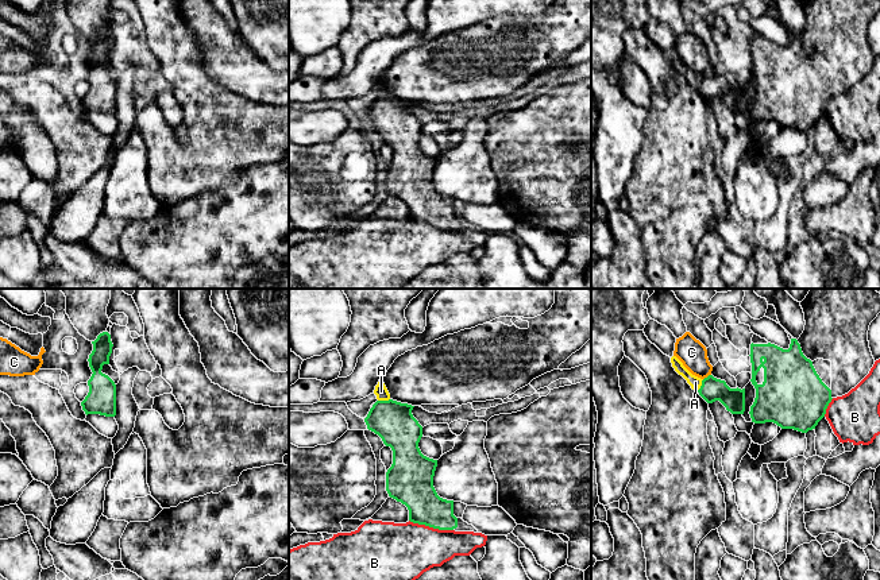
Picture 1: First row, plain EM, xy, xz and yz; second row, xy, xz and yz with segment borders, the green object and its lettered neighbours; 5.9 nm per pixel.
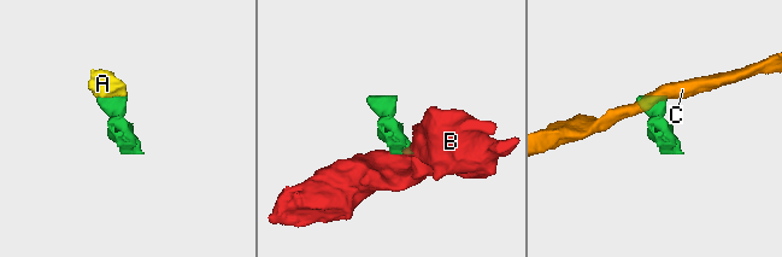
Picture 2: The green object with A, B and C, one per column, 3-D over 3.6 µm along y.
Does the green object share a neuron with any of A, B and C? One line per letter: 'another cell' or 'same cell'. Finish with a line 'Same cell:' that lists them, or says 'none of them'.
A: same cell
B: another cell
C: another cell
Same cell: A

